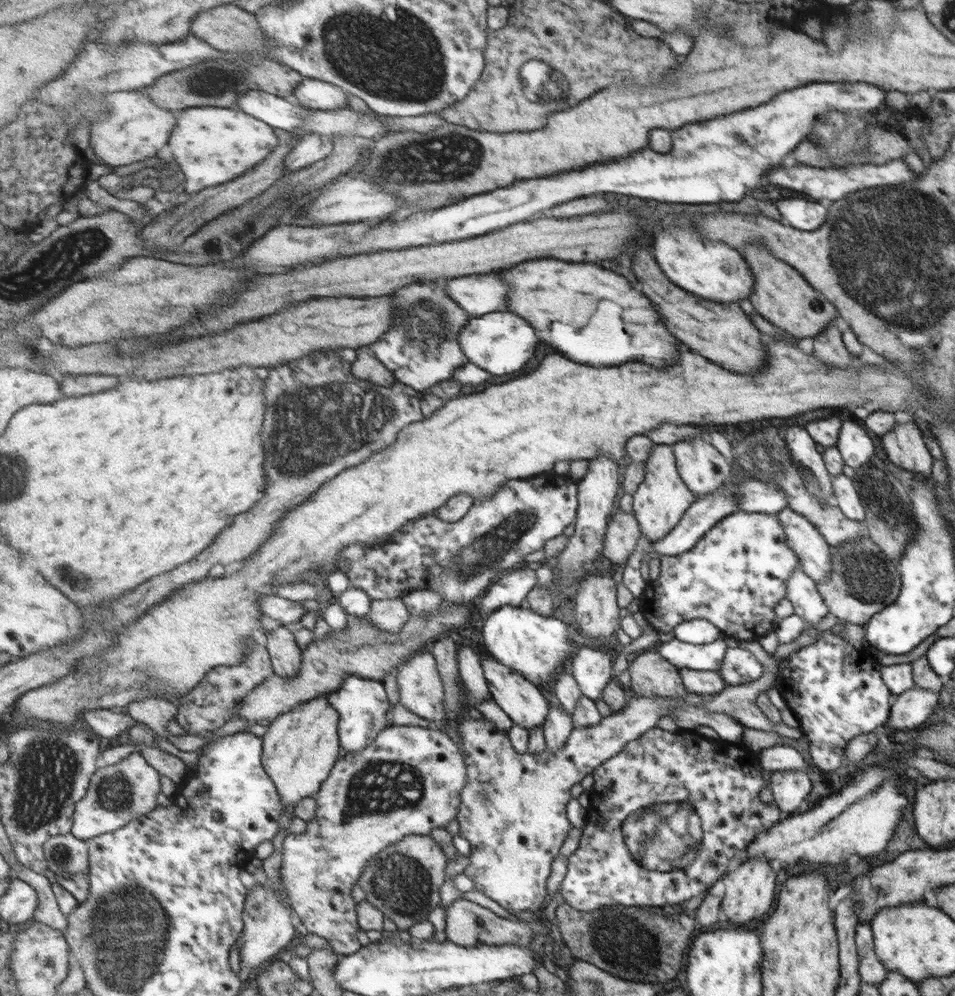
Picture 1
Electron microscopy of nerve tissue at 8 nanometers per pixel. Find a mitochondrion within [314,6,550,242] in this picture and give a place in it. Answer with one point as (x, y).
(441, 158)

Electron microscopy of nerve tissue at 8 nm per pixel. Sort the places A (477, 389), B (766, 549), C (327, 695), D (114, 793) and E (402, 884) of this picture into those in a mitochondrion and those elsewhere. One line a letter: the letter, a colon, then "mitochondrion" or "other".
A: other
B: mitochondrion
C: other
D: mitochondrion
E: mitochondrion

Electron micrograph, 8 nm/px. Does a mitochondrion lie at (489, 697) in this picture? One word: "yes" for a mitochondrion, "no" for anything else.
no

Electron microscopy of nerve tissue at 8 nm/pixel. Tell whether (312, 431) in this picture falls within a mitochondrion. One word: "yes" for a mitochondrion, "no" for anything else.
yes

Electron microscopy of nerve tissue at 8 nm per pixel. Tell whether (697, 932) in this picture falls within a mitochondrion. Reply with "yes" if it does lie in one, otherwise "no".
no

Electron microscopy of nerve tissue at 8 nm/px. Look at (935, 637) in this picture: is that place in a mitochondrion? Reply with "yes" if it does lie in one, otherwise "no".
no

